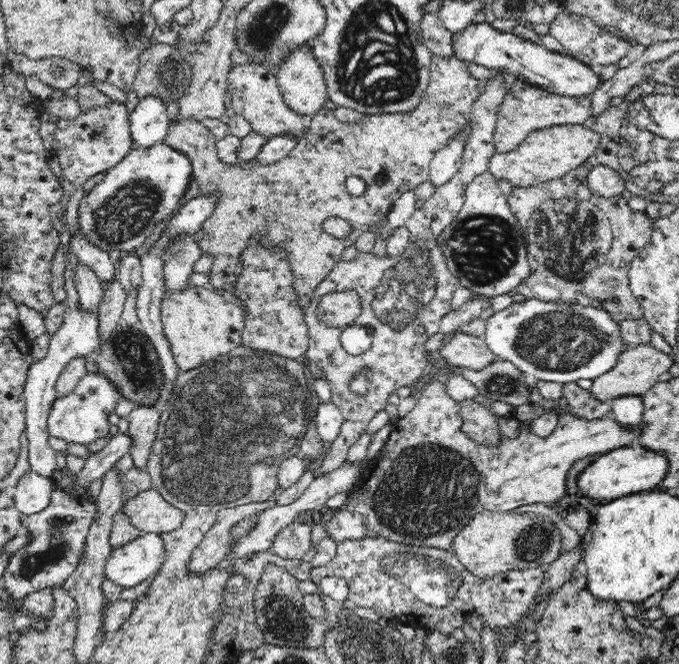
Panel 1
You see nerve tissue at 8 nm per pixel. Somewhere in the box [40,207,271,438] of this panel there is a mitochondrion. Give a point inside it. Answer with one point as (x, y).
(133, 355)

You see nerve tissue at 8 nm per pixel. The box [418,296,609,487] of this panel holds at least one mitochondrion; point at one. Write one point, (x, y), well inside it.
(503, 384)

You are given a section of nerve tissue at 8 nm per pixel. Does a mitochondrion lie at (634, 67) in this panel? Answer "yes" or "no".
no

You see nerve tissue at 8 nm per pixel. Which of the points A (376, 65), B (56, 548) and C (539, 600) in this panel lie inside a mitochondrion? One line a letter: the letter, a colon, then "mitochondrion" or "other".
A: mitochondrion
B: mitochondrion
C: other

